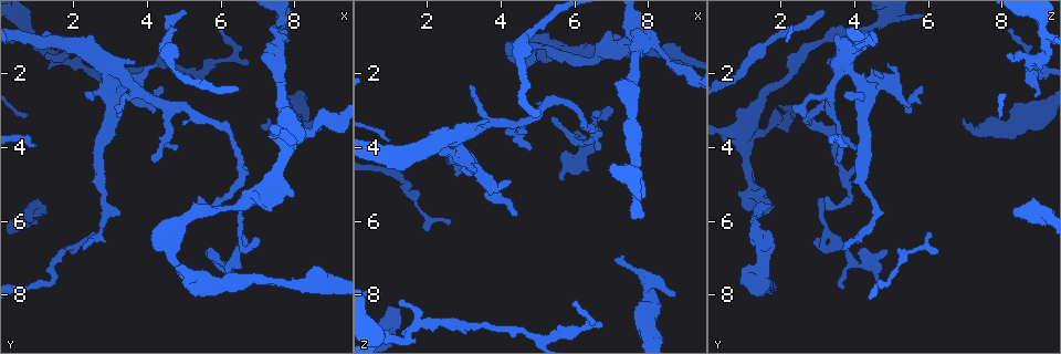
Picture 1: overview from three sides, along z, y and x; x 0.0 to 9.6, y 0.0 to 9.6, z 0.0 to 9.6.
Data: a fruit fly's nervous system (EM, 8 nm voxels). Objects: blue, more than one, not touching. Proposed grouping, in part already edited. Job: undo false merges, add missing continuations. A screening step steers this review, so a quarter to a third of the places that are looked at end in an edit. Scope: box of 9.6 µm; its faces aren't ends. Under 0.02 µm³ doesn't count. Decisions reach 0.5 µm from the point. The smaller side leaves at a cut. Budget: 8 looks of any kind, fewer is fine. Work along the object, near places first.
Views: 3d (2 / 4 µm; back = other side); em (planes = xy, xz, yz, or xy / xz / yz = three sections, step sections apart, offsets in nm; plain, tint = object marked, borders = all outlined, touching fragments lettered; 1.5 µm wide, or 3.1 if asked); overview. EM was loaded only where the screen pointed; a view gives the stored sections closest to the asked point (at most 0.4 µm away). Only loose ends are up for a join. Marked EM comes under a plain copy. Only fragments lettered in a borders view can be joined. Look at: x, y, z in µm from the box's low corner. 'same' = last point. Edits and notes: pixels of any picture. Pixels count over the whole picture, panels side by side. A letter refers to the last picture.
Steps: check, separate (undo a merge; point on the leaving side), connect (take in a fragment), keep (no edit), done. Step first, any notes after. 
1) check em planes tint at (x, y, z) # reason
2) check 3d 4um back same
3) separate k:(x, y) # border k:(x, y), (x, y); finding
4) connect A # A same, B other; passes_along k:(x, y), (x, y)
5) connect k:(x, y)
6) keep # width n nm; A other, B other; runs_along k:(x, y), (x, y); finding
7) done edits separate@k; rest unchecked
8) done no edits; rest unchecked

check em xz step 8 borders at (6.00, 0.75, 8.25)

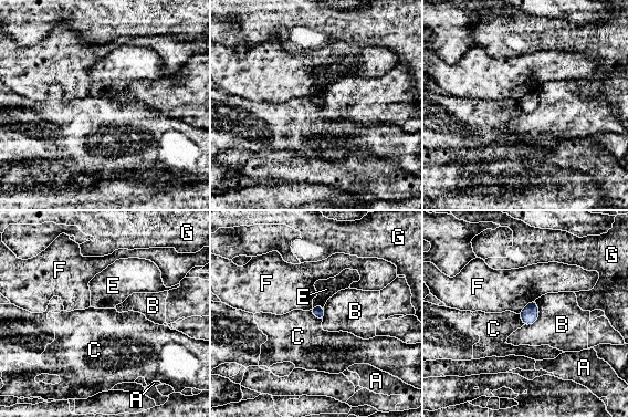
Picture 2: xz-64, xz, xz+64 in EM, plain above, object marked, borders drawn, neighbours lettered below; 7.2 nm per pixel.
keep # A other, B other, C other, E other, F other, G other; border 2:(310, 310), (322, 320); none of them fits

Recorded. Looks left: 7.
check 3d 2um at (1.15, 1.50, 8.25) # branch stops here

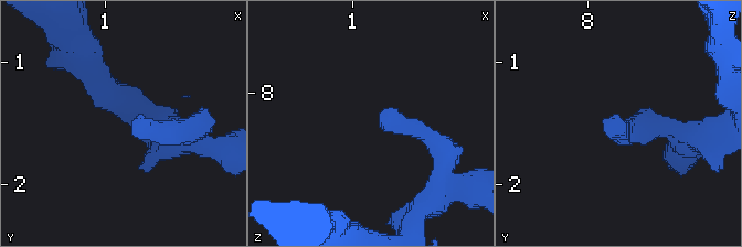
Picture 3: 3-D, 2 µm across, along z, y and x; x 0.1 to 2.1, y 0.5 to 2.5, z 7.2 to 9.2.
check em yz step 8 borders at (1.22, 1.46, 8.22)

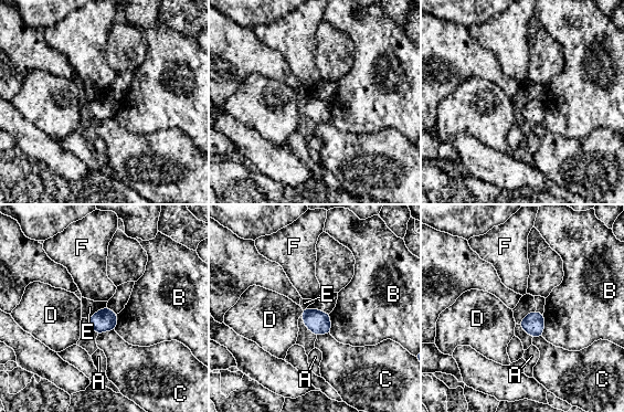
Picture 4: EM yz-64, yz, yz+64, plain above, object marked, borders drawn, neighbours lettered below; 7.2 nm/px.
keep # A other, B other, C other, D other, E other, F other; border 4:(106, 306), (95, 312), (88, 318); no lettered fragment goes on from it

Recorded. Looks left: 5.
check 3d 2um at (1.30, 5.75, 8.35) # branch stops here

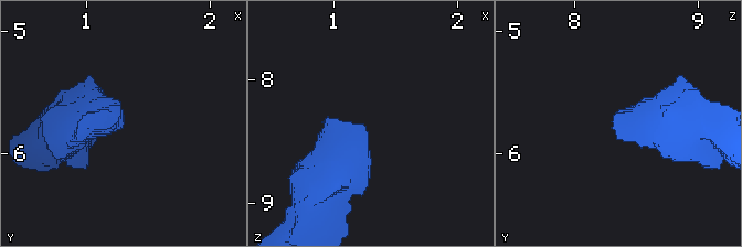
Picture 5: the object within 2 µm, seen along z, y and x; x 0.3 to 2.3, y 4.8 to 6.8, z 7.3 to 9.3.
check em xy step 4 tint at (1.22, 5.72, 8.38) # need the tissue

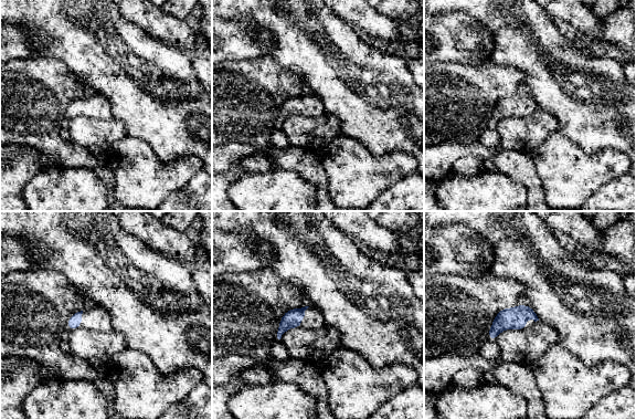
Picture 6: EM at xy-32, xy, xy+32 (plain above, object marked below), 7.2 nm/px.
check em planes borders same

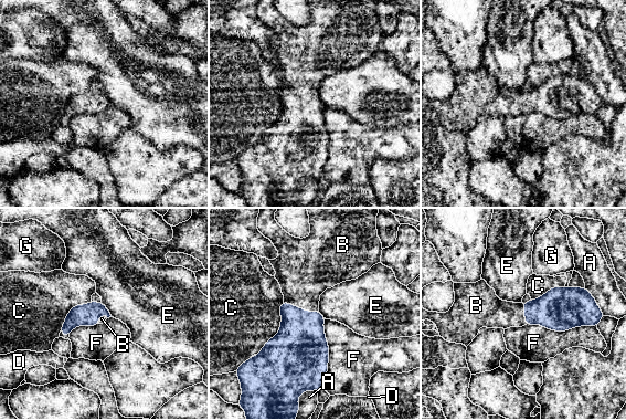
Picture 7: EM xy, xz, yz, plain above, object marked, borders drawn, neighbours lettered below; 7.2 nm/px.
connect B # A other, B same, C other, D other, E other, F other, G other; passes_along 7:(300, 343), (300, 308), (304, 274); it goes on there

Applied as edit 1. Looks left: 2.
done edits connect@7; rest unchecked

